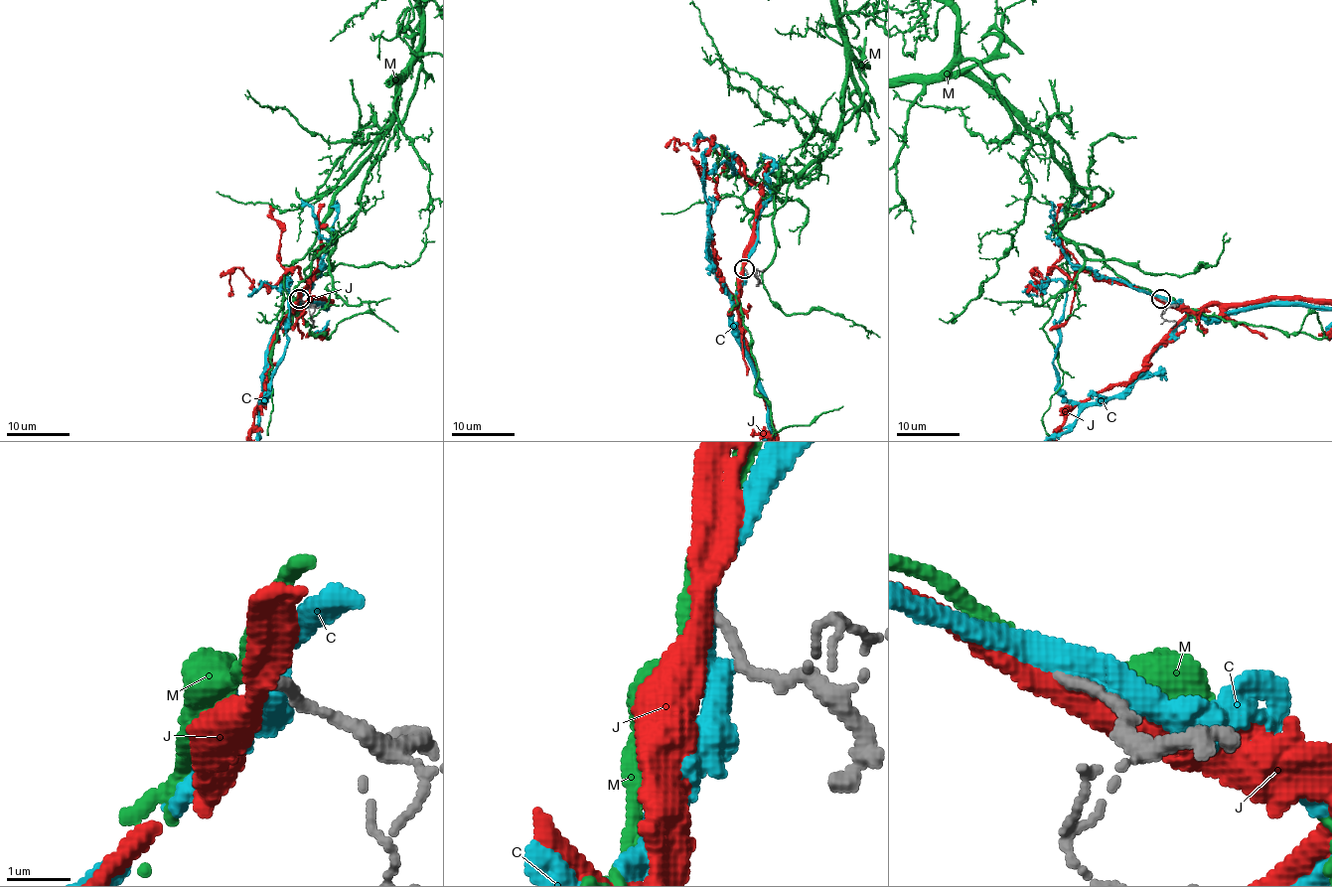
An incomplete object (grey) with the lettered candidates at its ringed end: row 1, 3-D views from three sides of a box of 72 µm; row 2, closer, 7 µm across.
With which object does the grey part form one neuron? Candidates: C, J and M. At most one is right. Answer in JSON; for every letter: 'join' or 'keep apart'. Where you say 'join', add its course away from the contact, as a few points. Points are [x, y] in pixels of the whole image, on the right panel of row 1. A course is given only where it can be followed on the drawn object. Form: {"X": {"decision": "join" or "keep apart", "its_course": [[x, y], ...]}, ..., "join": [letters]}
{"C": {"decision": "keep apart"}, "J": {"decision": "keep apart"}, "M": {"decision": "join"}, "join": ["M"]}

